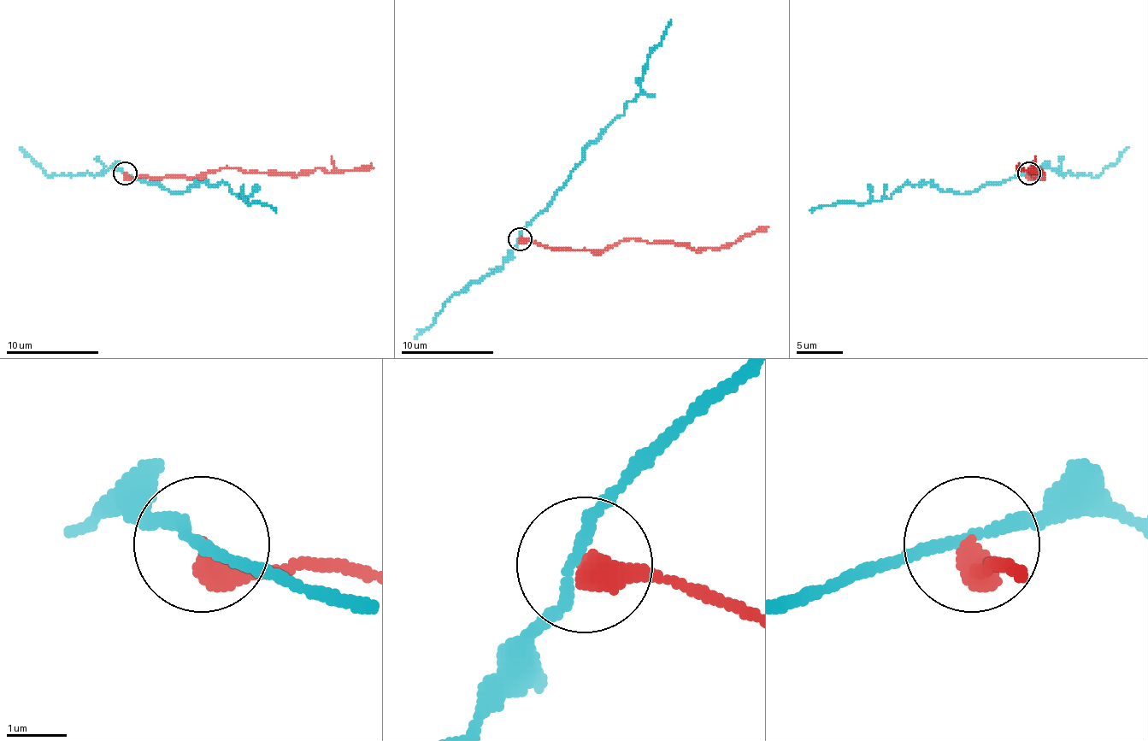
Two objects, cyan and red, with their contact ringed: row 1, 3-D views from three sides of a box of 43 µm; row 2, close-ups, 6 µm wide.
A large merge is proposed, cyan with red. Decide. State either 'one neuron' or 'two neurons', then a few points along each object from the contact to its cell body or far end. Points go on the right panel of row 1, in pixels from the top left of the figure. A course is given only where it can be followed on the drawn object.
two neurons; course cyan (1028, 173), (961, 194), (942, 191), (928, 182), (907, 182), (881, 201), (833, 202), (809, 210); course red (1028, 173), (1031, 177), (1040, 177), (1040, 173), (1028, 168), (1038, 175), (1038, 168), (1035, 173), (1016, 168)

